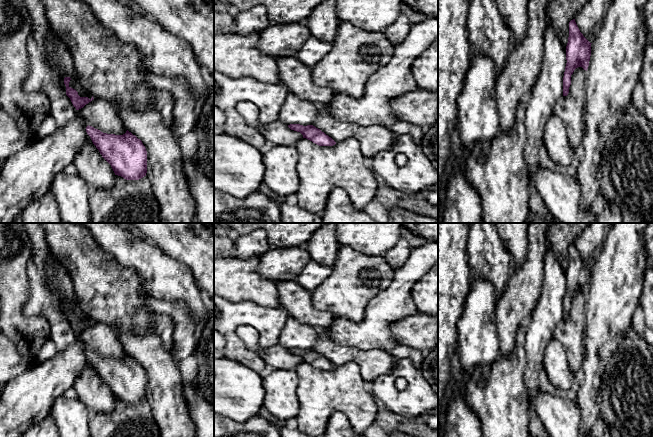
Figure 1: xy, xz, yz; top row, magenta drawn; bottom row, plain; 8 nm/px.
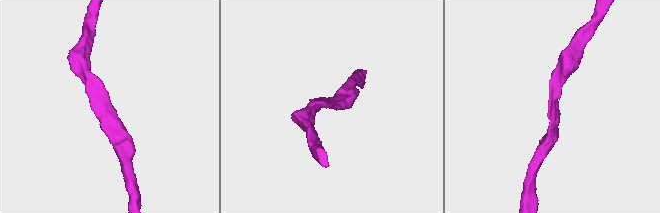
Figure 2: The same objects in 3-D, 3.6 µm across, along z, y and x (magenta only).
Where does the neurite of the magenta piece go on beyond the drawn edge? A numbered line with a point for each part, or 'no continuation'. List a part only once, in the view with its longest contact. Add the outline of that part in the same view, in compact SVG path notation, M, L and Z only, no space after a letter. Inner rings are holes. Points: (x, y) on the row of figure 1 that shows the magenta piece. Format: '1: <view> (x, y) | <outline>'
1: xy (109, 69) | M41 0L42 4L43 4L43 11L44 14L46 16L47 21L50 23L53 31L67 44L72 57L73 57L73 62L74 62L74 66L76 69L76 73L79 76L81 82L83 83L83 85L85 86L85 88L91 93L91 95L93 96L93 98L95 99L105 99L105 100L114 100L118 106L119 106L119 114L120 117L123 121L123 124L125 125L126 129L131 132L133 135L135 135L138 139L140 139L143 143L143 145L146 148L147 151L147 177L151 183L151 187L152 187L152 191L153 194L159 204L160 207L160 220L161 223L197 223L195 220L195 203L194 200L189 192L189 188L188 188L188 184L187 184L187 180L183 171L183 154L182 151L180 149L180 145L179 145L179 140L176 138L174 131L173 131L173 127L172 124L171 125L166 125L164 123L164 120L161 116L161 114L155 109L153 104L149 104L145 109L138 111L133 102L132 102L132 92L134 90L134 88L137 85L146 85L148 86L150 89L155 89L150 83L148 83L146 81L146 79L141 75L140 71L142 69L146 69L144 66L144 56L142 55L141 51L139 49L137 49L136 47L123 43L121 40L119 40L115 34L109 30L108 28L106 28L94 15L93 11L91 10L90 6L87 5L84 1L80 1L80 0ZM146 69L147 70L147 69Z

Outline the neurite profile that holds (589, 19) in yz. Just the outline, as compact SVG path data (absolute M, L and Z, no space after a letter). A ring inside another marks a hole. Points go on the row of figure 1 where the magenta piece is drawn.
M588 0L575 16L575 22L583 36L593 43L613 0Z

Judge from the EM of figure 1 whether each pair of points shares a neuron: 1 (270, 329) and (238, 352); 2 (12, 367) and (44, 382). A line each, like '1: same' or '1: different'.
1: same
2: different

